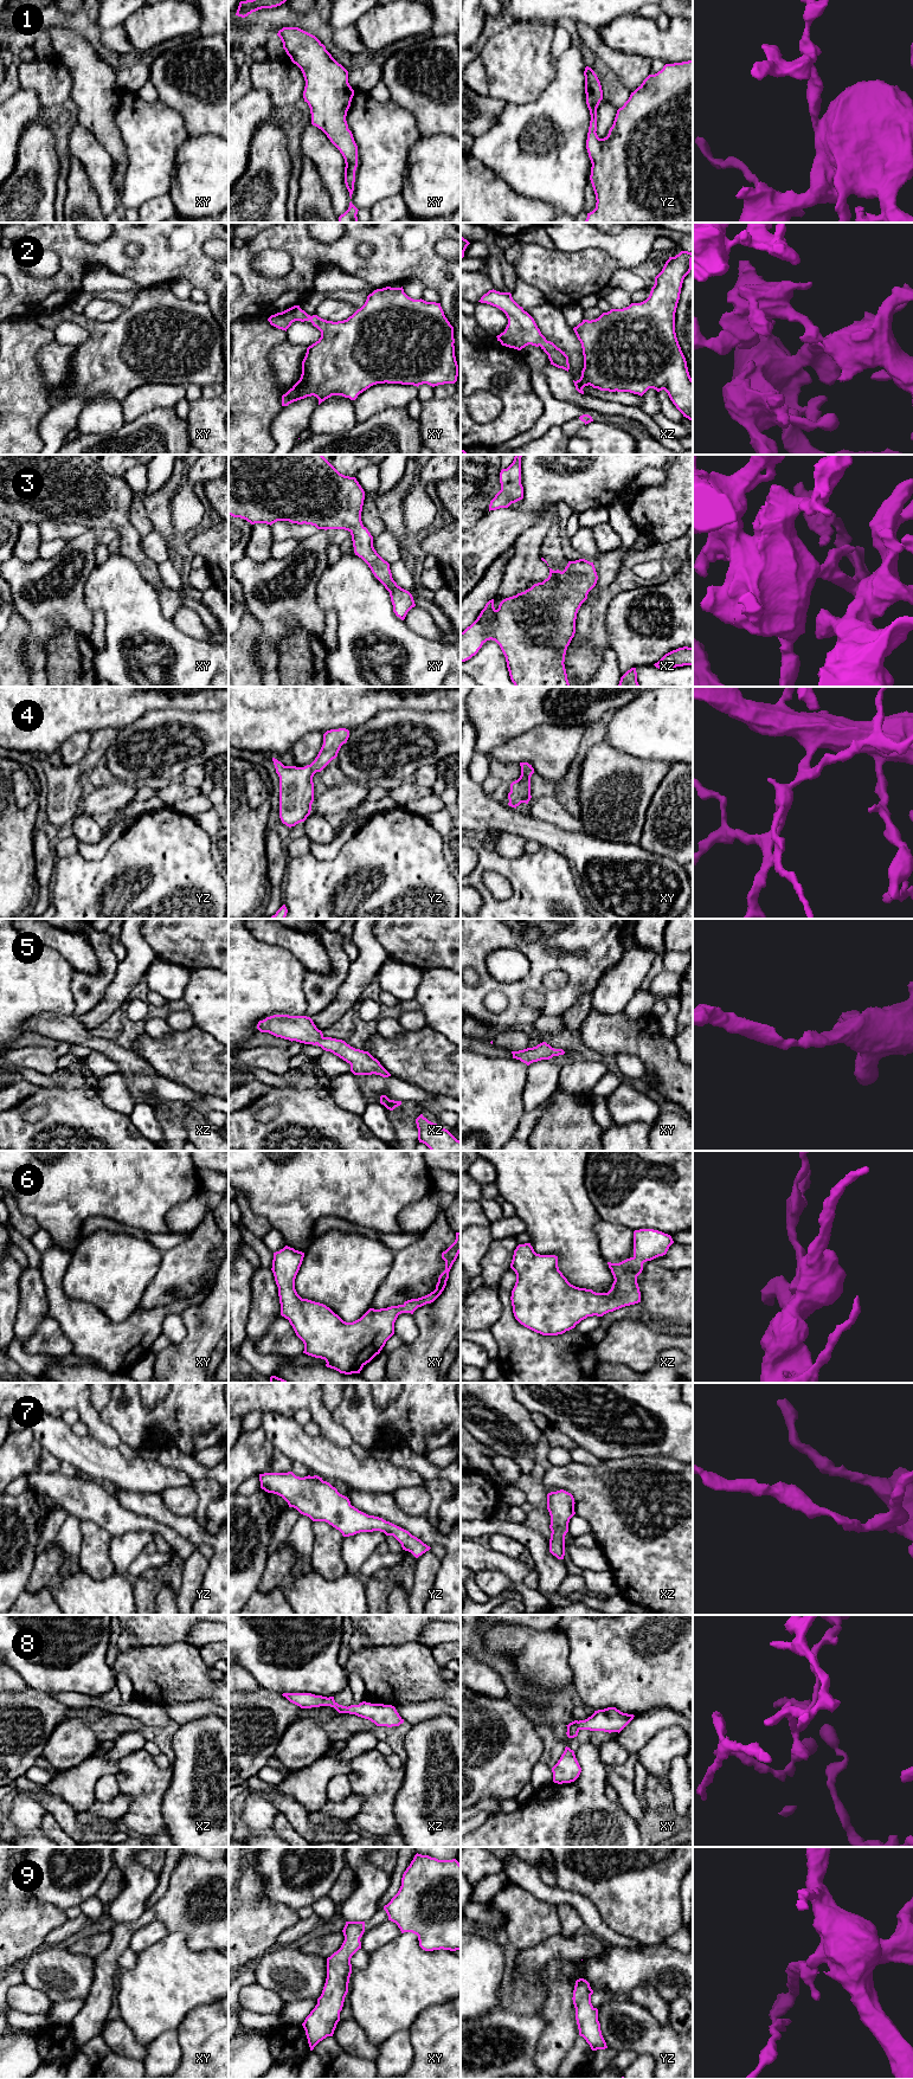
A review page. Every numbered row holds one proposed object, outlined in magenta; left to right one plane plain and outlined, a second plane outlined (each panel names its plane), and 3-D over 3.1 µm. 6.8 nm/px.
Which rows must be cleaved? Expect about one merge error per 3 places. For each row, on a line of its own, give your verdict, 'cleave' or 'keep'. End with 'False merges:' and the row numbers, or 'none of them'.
1: keep
2: keep
3: keep
4: keep
5: keep
6: keep
7: keep
8: keep
9: keep
False merges: none of them

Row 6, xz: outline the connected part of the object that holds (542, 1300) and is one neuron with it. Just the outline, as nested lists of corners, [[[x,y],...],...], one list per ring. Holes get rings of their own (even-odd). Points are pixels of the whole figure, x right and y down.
[[[654,1229],[634,1231],[634,1256],[619,1263],[607,1262],[613,1275],[613,1283],[607,1293],[596,1293],[592,1289],[571,1285],[558,1267],[558,1256],[536,1254],[531,1243],[519,1244],[514,1250],[510,1268],[516,1274],[512,1290],[512,1306],[515,1319],[525,1327],[542,1335],[558,1335],[576,1327],[587,1317],[603,1317],[625,1306],[641,1302],[637,1276],[643,1270],[643,1263],[667,1254],[674,1243],[670,1235]]]

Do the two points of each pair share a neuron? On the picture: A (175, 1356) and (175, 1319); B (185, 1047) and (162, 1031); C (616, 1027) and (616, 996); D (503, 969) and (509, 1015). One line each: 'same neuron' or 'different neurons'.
A: different neurons
B: different neurons
C: different neurons
D: different neurons

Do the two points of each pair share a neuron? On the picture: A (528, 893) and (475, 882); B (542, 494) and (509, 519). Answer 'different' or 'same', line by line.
A: same
B: same

